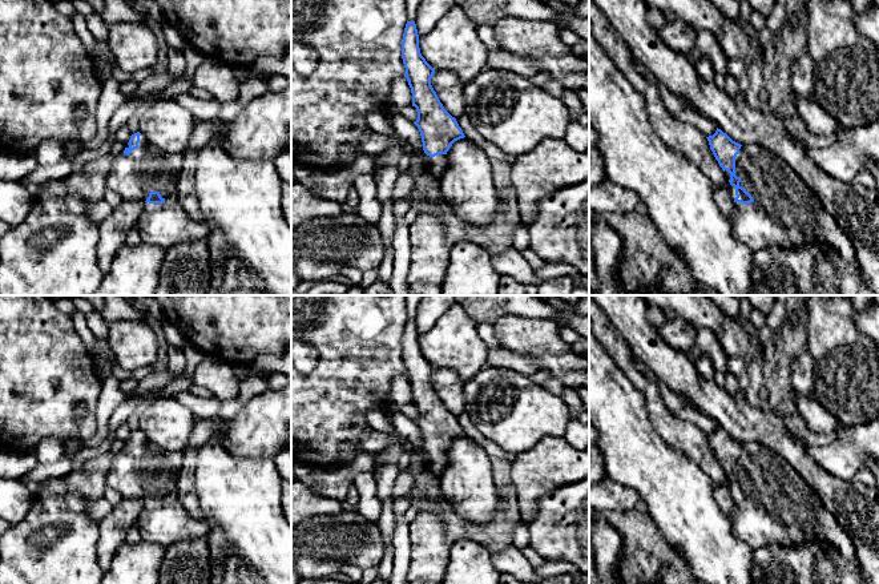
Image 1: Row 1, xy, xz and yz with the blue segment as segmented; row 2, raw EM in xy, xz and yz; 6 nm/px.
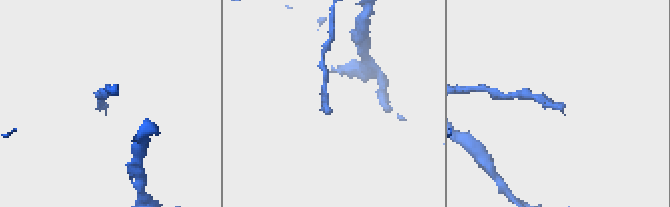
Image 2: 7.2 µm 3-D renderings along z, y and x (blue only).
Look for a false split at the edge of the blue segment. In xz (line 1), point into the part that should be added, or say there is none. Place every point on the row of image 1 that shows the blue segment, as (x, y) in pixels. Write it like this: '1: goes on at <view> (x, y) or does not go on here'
1: goes on at xz (435, 165)

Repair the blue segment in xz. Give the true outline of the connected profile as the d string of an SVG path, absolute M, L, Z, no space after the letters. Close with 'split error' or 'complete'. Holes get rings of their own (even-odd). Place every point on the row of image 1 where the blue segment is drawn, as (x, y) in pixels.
M415 21L406 24L402 59L406 68L404 77L412 93L412 106L418 110L418 120L414 124L420 132L423 150L427 154L423 165L439 180L448 165L447 152L455 141L465 136L456 118L444 109L431 85L435 69L420 53Z | split error

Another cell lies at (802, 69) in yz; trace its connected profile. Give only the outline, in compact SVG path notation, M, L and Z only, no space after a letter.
M807 52L791 64L791 85L798 94L815 100L814 63Z

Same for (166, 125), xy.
M173 98L157 101L140 117L138 132L158 150L181 154L186 150L195 120Z

